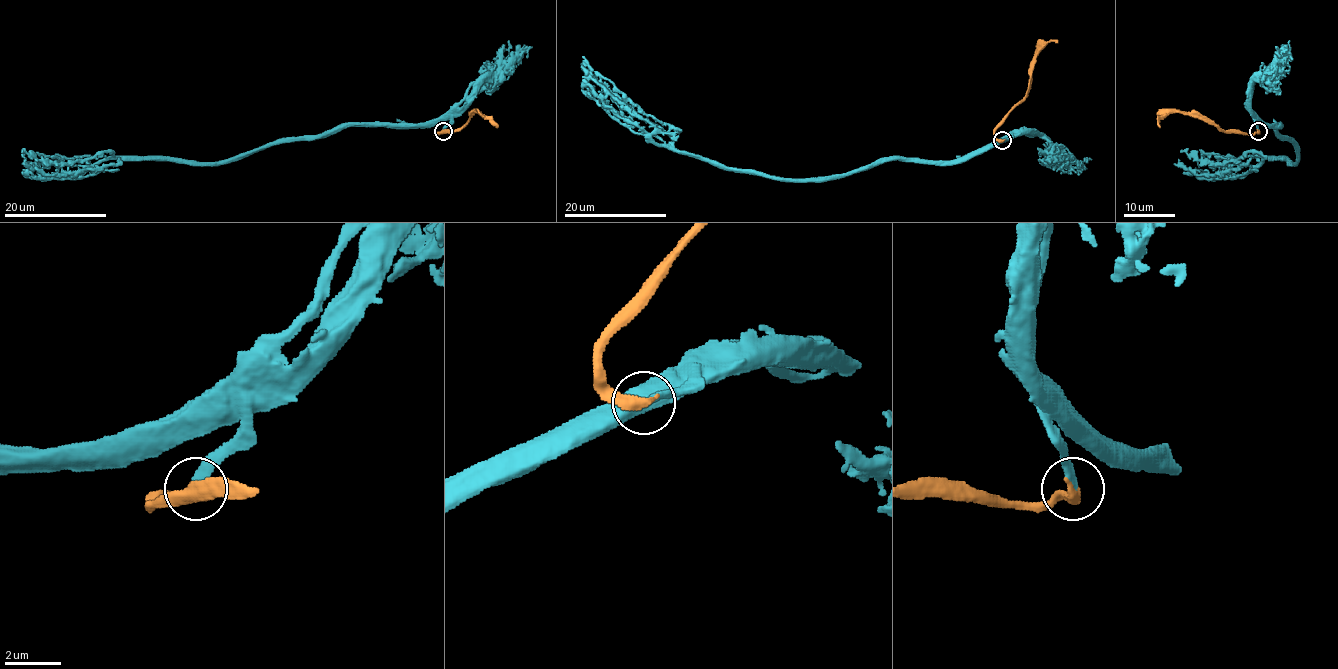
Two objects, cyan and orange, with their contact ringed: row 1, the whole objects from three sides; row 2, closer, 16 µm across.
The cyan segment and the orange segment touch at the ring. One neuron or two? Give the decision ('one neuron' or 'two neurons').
one neuron

